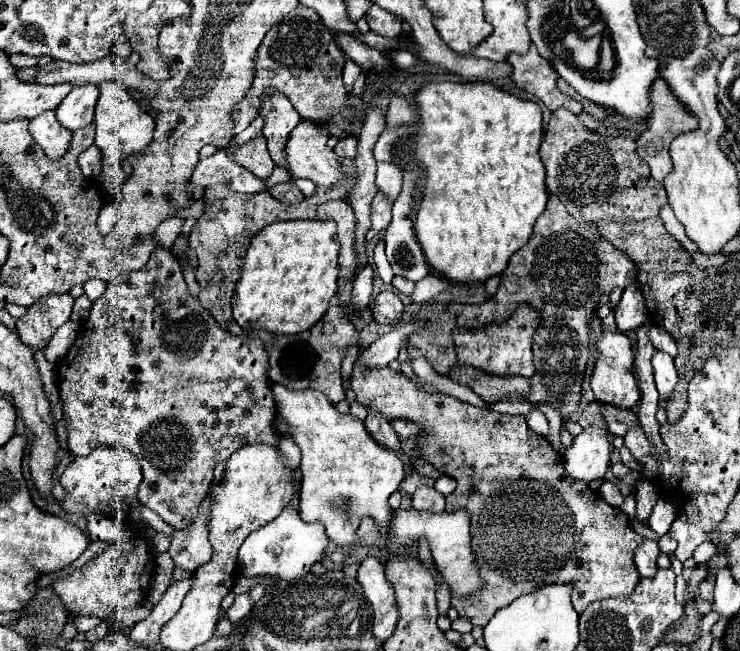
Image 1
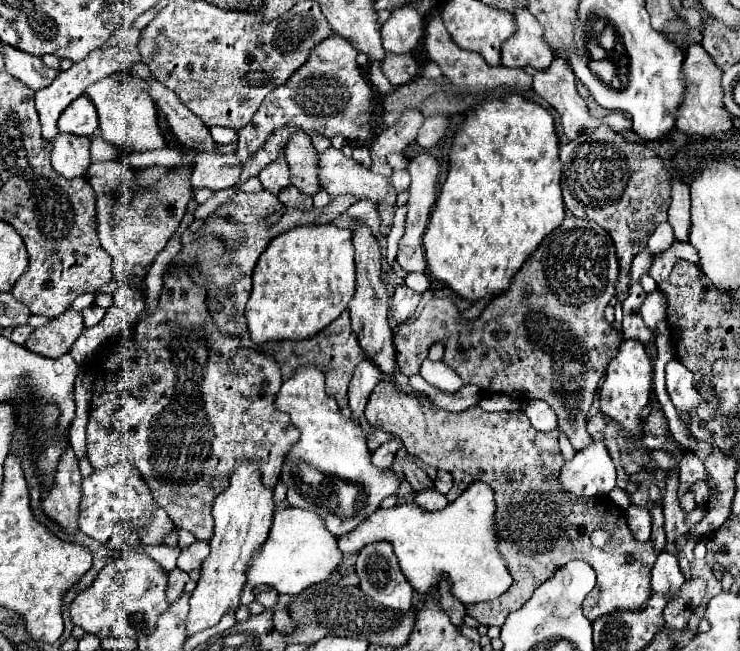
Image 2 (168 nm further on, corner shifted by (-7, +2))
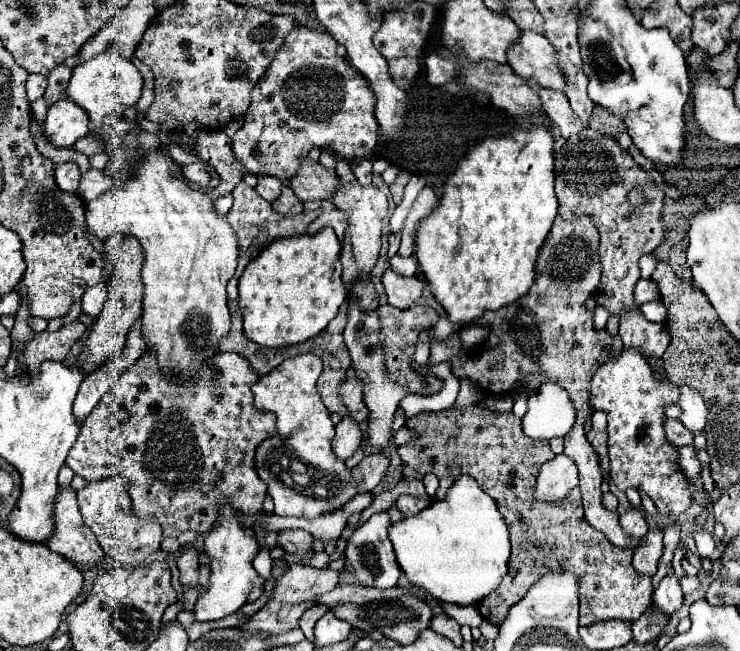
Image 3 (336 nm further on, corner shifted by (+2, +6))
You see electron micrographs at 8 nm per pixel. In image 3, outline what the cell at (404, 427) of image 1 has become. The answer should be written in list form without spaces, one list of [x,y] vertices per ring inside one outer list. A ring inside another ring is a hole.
[[[376,452],[376,454],[370,454],[370,456],[364,456],[364,460],[352,468],[352,478],[356,482],[356,490],[358,494],[360,492],[372,492],[380,480],[386,476],[390,468],[390,460]]]

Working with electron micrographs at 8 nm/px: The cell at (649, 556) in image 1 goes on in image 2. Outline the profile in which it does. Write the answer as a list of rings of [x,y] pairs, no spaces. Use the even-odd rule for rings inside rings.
[[[663,550],[657,556],[657,562],[651,570],[651,588],[653,588],[653,592],[663,592],[663,594],[675,596],[683,584],[685,584],[685,578],[679,570],[675,554]]]

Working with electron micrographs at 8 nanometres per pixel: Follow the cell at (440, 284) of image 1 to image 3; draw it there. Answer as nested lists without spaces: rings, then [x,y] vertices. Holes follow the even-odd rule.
[[[396,254],[396,256],[390,260],[390,264],[396,266],[396,270],[400,270],[400,274],[404,274],[404,276],[414,276],[414,274],[418,272],[418,262],[416,262],[414,256],[402,258],[402,256]]]

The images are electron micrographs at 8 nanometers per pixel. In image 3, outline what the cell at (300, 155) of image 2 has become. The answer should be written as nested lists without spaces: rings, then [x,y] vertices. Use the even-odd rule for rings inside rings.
[[[308,158],[300,164],[300,170],[296,178],[290,180],[290,184],[302,202],[330,200],[336,188],[340,188],[340,182],[334,170],[328,170],[322,164],[316,164]]]

